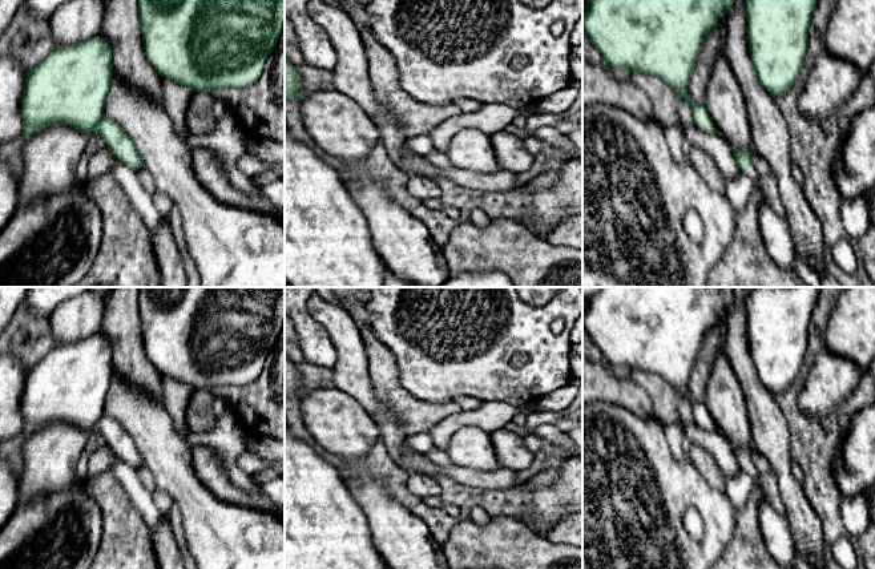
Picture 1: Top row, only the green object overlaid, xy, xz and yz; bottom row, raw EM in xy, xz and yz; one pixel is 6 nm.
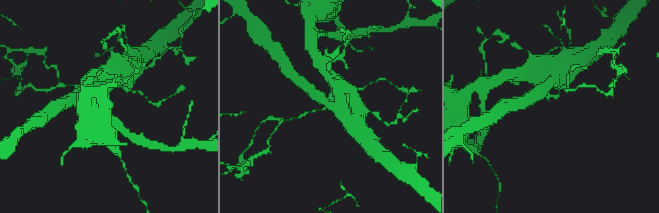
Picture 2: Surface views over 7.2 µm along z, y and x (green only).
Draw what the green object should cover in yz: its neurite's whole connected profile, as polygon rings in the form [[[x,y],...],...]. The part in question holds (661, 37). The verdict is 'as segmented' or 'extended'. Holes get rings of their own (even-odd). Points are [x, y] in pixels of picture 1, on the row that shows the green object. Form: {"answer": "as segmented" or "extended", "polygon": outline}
{"answer": "as segmented", "polygon": [[[586,0],[586,12],[582,15],[582,32],[601,53],[606,65],[622,68],[628,73],[660,77],[678,97],[690,105],[694,125],[698,129],[721,137],[706,106],[694,102],[686,92],[697,61],[699,44],[709,32],[717,31],[718,17],[727,15],[733,3],[734,0]]]}

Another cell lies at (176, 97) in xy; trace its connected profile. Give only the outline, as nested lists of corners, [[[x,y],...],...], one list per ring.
[[[161,78],[162,86],[162,104],[168,116],[173,122],[173,129],[178,137],[188,142],[191,132],[188,129],[186,113],[189,104],[195,93],[191,88],[184,86],[170,78]]]

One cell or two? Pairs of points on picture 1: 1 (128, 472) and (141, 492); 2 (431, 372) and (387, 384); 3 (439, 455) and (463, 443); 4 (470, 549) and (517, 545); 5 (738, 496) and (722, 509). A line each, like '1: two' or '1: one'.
1: one
2: two
3: two
4: one
5: two

